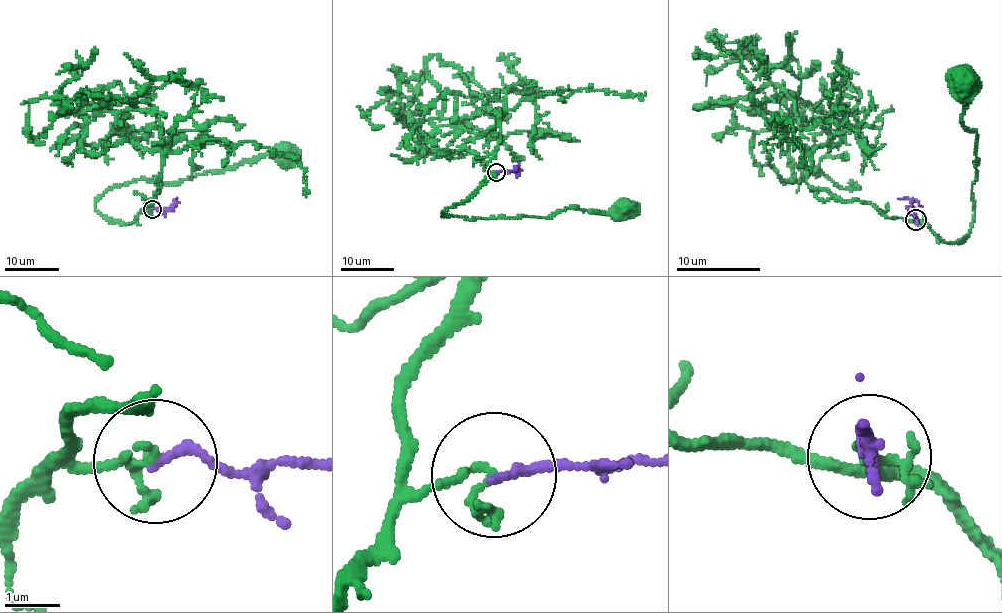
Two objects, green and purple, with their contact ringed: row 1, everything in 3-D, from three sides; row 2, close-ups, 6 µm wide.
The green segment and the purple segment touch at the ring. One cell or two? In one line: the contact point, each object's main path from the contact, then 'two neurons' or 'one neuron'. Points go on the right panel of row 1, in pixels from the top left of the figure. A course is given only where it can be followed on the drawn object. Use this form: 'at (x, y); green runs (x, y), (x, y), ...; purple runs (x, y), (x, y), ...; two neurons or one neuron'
at (916, 219); green runs (916, 219), (944, 242), (965, 238), (972, 225), (978, 137), (962, 118), (968, 76), (962, 82); purple runs (916, 219), (916, 214), (912, 215), (908, 208), (912, 206), (910, 201), (898, 198); two neurons

